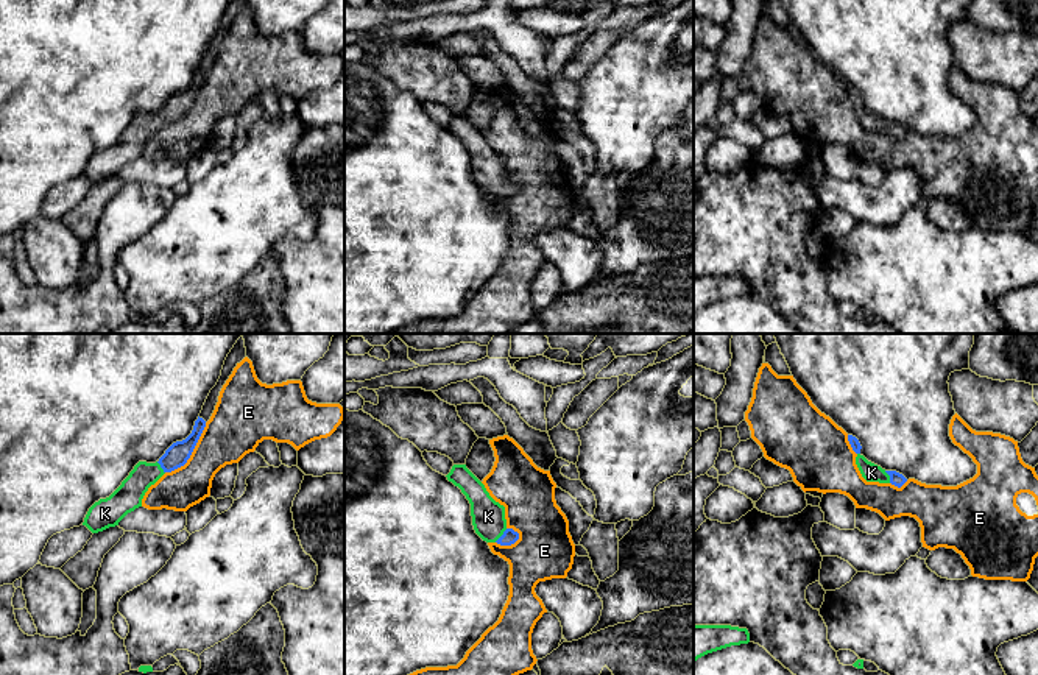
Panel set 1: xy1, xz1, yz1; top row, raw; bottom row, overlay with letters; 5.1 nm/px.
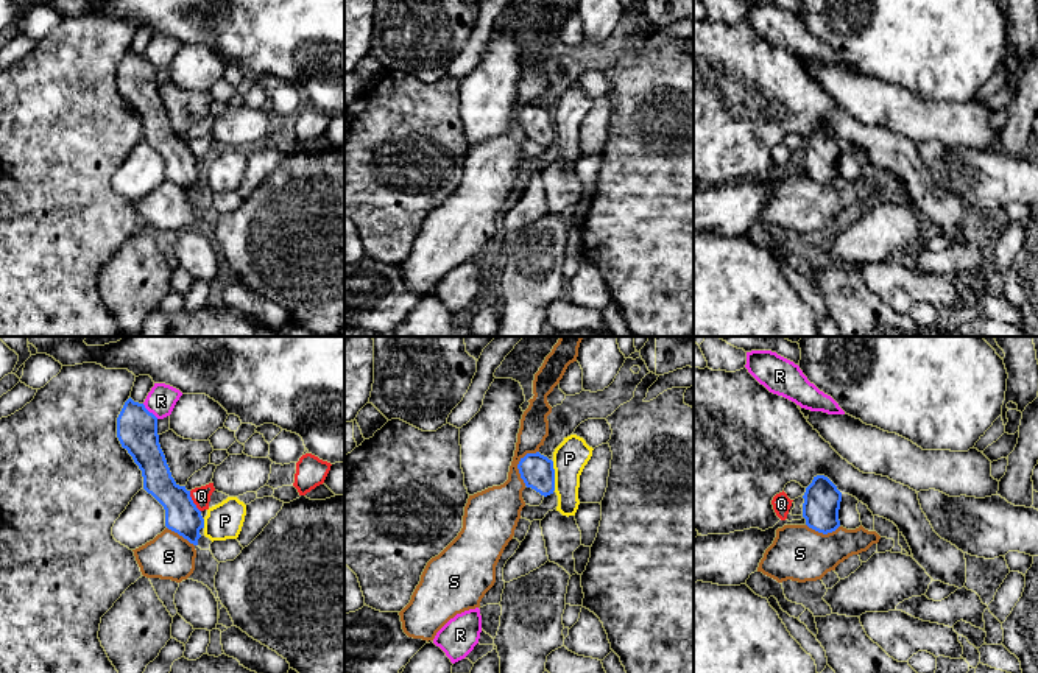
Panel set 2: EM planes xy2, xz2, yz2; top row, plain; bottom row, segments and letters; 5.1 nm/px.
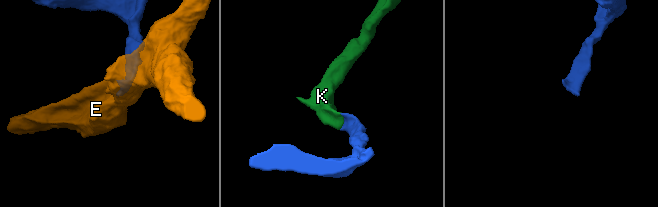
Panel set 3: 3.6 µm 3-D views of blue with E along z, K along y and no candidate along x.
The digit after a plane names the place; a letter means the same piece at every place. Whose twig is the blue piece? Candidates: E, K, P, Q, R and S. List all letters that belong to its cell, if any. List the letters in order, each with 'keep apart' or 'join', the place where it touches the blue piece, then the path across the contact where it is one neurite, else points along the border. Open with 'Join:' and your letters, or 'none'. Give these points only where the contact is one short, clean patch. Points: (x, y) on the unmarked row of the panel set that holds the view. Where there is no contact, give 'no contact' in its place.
Join: K
E: keep apart; meets blue in xy1 at (192, 102)
K: join; meets blue in xz1 at (502, 186); runs through xz1 (510, 187), (502, 186), (488, 172), (488, 167)
P: keep apart; meets blue in xz2 at (554, 126); border along xz2 (552, 112), (555, 140)
Q: keep apart; meets blue in xy2 at (192, 153); border along xy2 (189, 142), (200, 162)
R: keep apart; meets blue in xy2 at (148, 63)
S: keep apart; meets blue in xz2 at (518, 116); border along xz2 (538, 102), (529, 103), (518, 116), (519, 128), (526, 136)

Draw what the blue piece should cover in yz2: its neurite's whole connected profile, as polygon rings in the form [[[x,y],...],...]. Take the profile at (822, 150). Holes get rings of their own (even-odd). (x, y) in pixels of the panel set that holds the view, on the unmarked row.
[[[814,128],[803,150],[803,168],[809,179],[828,185],[840,178],[839,160],[842,143],[828,128]]]

